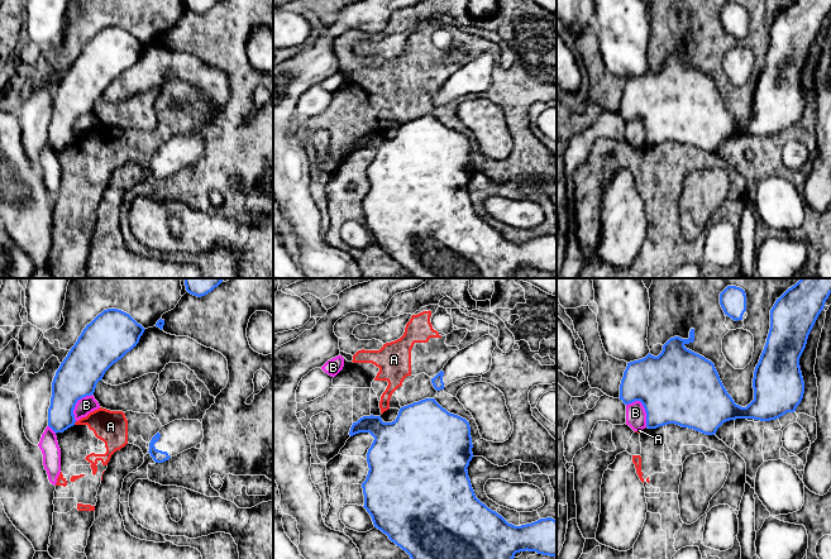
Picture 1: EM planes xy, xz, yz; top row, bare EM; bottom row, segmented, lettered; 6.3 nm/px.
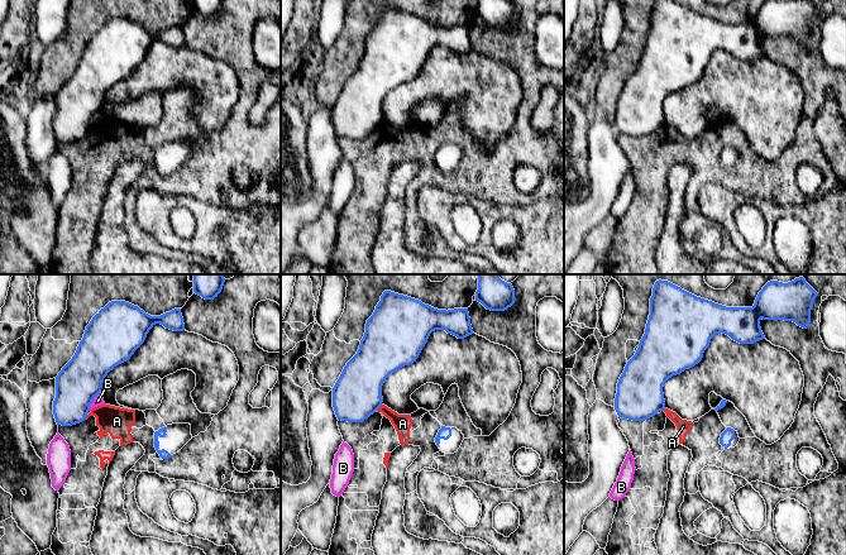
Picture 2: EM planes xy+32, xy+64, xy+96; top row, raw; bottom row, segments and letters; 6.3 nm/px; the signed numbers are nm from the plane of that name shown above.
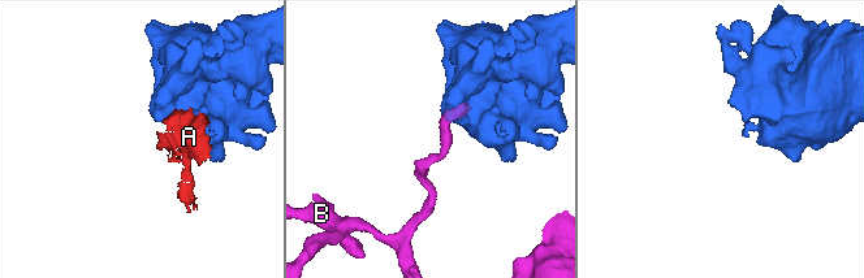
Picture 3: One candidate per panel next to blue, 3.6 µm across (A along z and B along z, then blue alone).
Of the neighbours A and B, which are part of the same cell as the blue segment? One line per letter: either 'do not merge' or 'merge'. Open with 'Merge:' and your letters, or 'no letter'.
Merge: no letter
A: do not merge
B: do not merge

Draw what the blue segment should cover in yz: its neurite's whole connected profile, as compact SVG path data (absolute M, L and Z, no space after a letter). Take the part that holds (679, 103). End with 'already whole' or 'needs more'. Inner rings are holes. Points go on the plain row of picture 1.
M796 0L777 15L770 27L766 59L754 87L754 116L746 124L735 120L711 77L684 63L694 58L694 46L691 46L688 56L670 54L658 73L649 70L643 76L627 80L619 115L625 121L635 118L643 120L648 145L675 140L706 152L715 152L717 145L730 137L770 138L794 129L804 110L799 75L830 10L831 0Z; already whole

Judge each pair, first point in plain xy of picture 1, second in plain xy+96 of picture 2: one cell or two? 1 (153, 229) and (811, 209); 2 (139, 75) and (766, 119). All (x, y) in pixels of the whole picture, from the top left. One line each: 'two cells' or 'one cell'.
1: one cell
2: one cell

